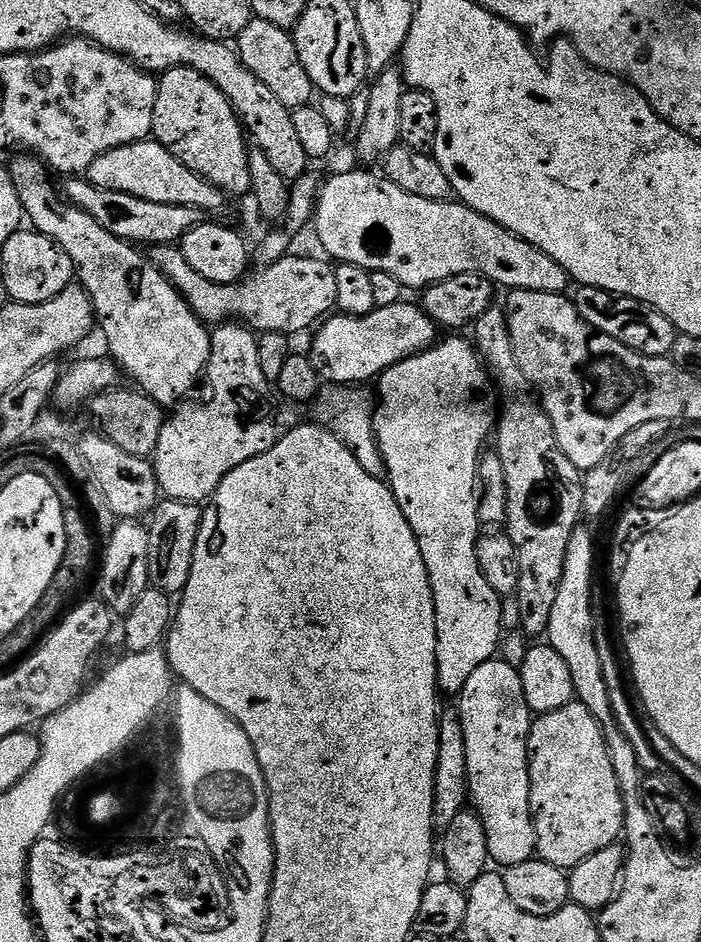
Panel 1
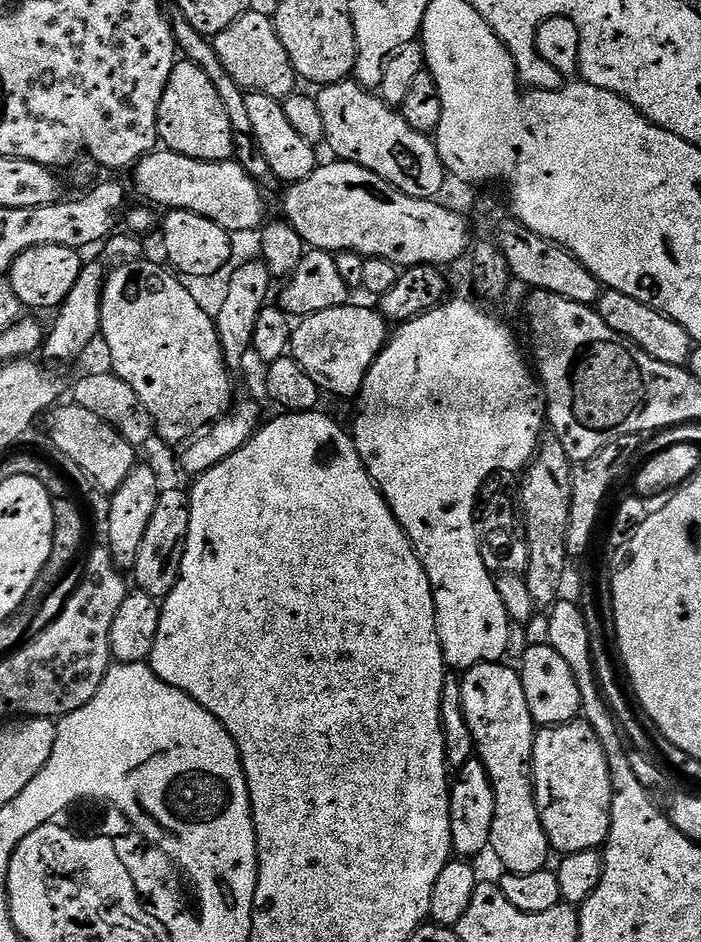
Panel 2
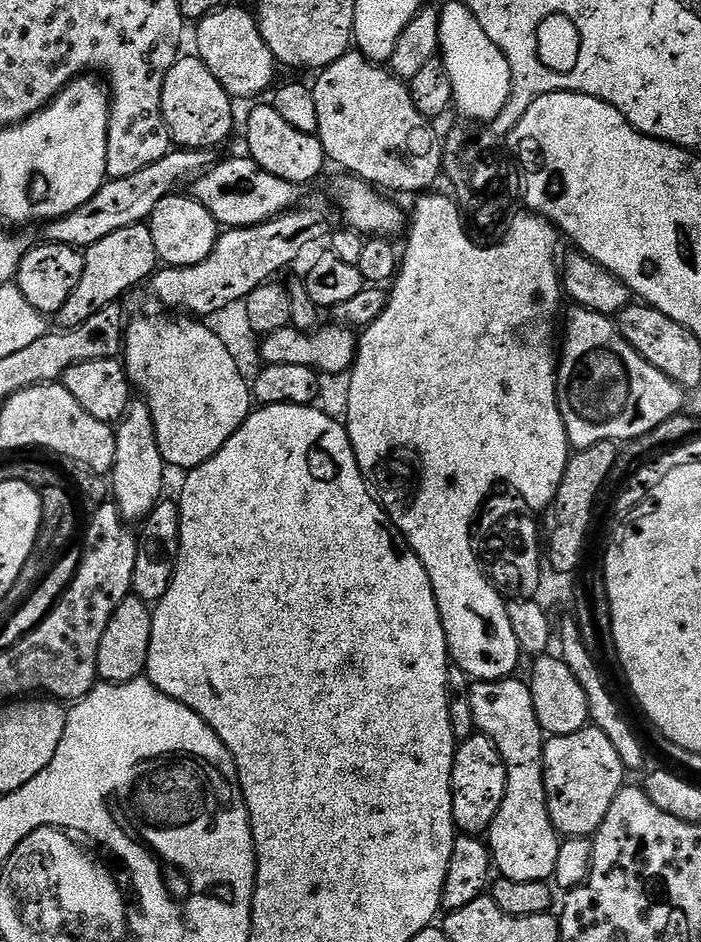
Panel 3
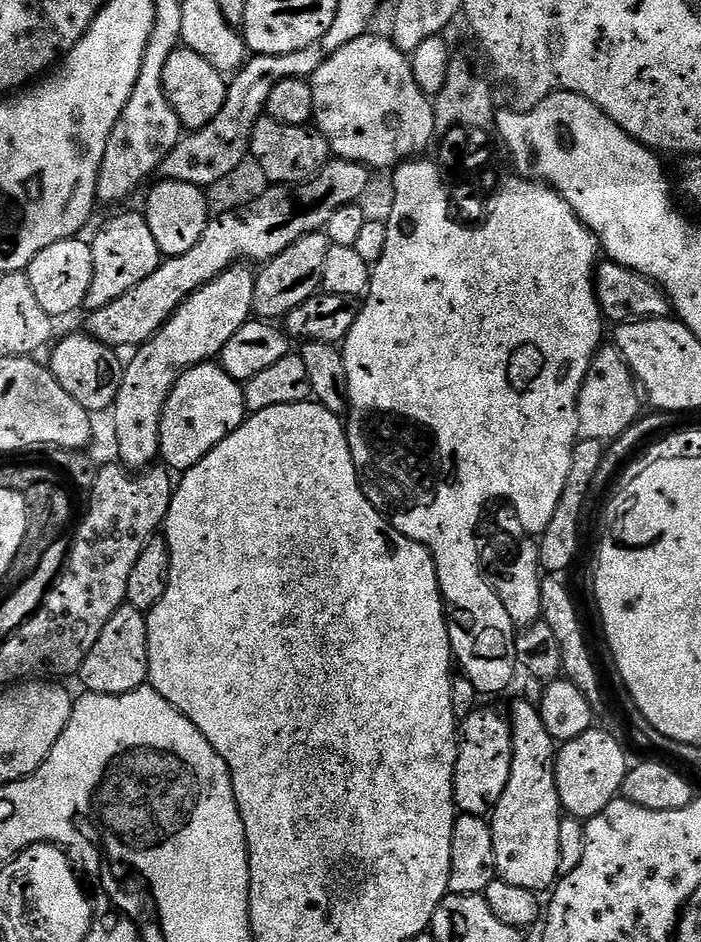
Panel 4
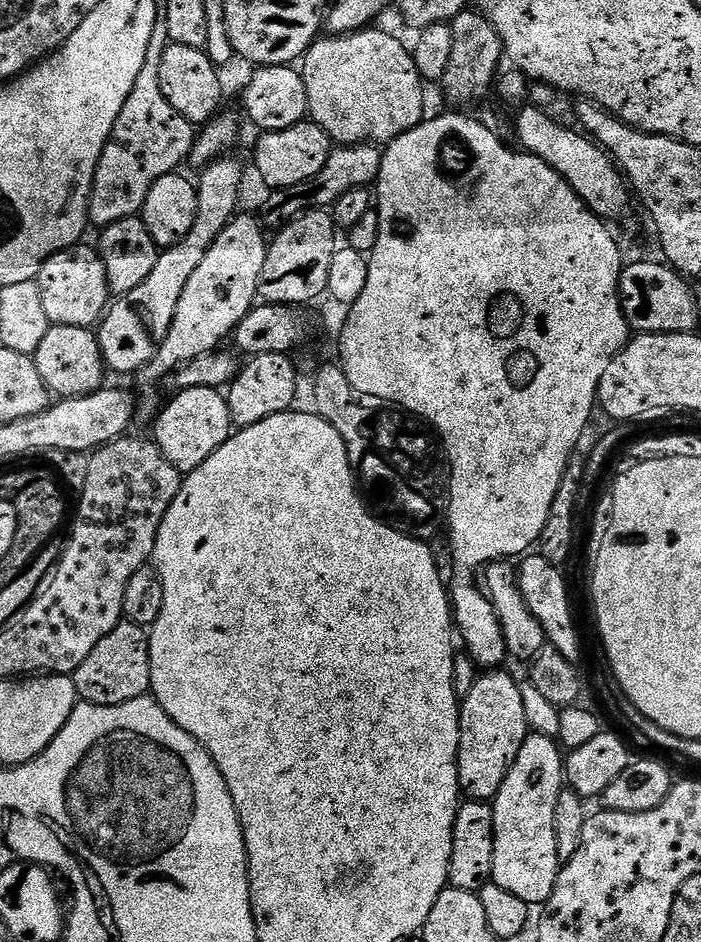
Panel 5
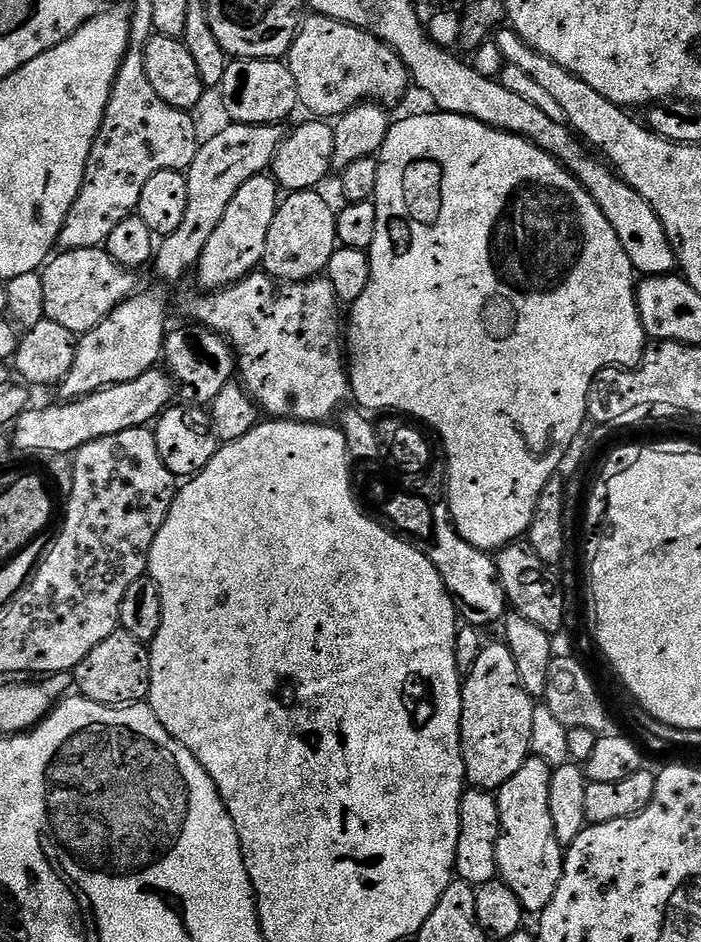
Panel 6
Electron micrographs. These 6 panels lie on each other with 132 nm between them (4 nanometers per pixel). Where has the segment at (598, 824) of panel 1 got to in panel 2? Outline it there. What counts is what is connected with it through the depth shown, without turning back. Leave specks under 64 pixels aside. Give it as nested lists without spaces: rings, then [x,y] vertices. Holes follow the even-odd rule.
[[[573,722],[570,724],[555,724],[552,728],[541,727],[534,738],[532,782],[536,786],[536,805],[538,806],[538,814],[542,822],[542,830],[546,834],[549,849],[553,853],[560,852],[559,854],[569,856],[570,854],[578,854],[579,852],[590,852],[599,849],[603,845],[604,841],[608,838],[610,822],[612,821],[612,783],[610,782],[610,774],[608,773],[606,754],[602,750],[602,742],[598,742],[598,734],[594,734],[594,730],[590,725],[583,722]]]

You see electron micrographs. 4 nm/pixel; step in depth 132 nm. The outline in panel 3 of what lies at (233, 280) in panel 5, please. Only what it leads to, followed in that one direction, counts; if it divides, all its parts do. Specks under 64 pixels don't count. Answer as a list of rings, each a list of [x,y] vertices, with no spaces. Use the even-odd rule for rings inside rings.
[[[133,399],[120,423],[115,425],[115,429],[116,449],[114,466],[110,473],[110,496],[125,521],[143,522],[165,495],[164,471],[166,471],[162,450],[158,450],[154,418],[143,399]]]

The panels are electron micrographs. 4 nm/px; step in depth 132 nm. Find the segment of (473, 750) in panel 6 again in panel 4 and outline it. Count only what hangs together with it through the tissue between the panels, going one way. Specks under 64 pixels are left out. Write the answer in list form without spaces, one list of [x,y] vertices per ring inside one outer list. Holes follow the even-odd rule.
[[[477,707],[458,724],[458,758],[454,770],[454,798],[463,815],[487,817],[496,808],[512,769],[512,725],[509,717],[492,708]]]

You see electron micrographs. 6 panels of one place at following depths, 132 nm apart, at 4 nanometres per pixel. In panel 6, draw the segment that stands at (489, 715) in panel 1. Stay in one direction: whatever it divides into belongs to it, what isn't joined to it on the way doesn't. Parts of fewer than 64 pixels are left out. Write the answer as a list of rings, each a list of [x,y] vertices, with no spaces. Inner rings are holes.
[[[529,758],[522,766],[522,770],[518,770],[518,774],[514,774],[514,778],[510,778],[510,782],[506,782],[498,789],[496,796],[500,811],[500,837],[496,847],[496,870],[499,879],[503,880],[506,886],[510,886],[510,890],[514,890],[518,902],[522,902],[524,911],[528,914],[532,914],[532,912],[539,914],[544,911],[546,906],[550,906],[550,902],[554,898],[554,890],[558,890],[558,882],[562,878],[562,870],[564,869],[565,849],[558,842],[558,838],[554,834],[554,821],[550,819],[552,769],[553,767],[548,765],[546,761]]]

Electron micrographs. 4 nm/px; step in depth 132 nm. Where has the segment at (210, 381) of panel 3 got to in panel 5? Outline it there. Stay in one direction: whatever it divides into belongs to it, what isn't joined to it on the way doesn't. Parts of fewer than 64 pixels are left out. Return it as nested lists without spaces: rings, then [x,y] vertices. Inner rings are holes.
[[[198,386],[175,393],[171,398],[173,400],[161,407],[154,421],[154,439],[166,462],[173,464],[181,474],[187,474],[202,466],[214,450],[231,438],[234,425],[230,418],[228,397],[219,388]]]

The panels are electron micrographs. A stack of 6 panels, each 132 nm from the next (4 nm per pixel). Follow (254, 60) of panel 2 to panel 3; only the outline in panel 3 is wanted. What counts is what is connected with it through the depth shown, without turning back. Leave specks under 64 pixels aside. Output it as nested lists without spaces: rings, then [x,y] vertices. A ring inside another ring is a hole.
[[[235,6],[219,8],[202,17],[195,28],[195,55],[199,56],[206,70],[210,70],[214,78],[218,78],[222,90],[226,90],[229,96],[237,101],[248,100],[251,96],[262,95],[264,91],[267,93],[277,83],[276,55],[270,50],[270,46],[266,46],[266,38],[262,38],[260,33],[260,21],[253,13],[251,16],[246,9]]]

